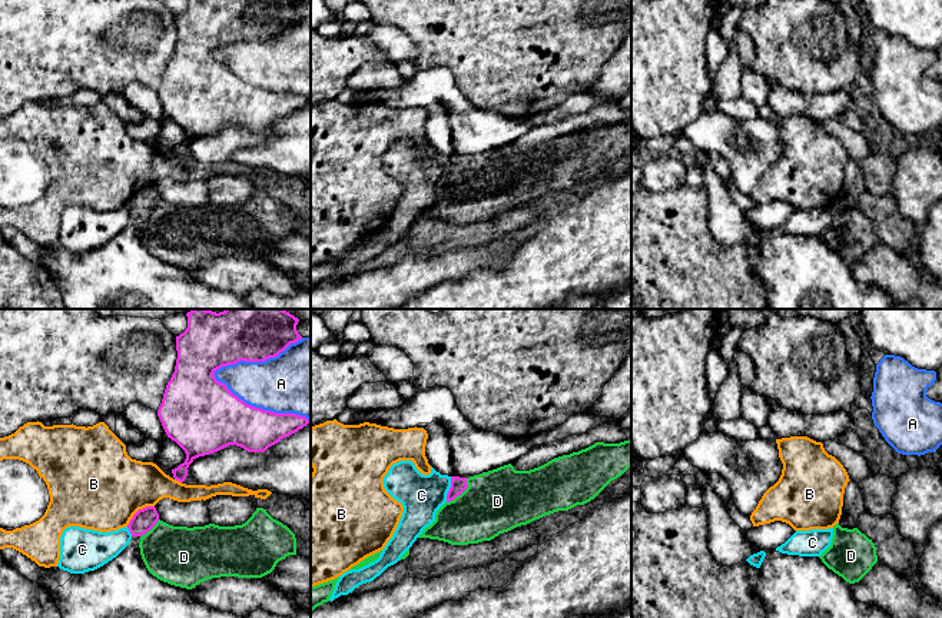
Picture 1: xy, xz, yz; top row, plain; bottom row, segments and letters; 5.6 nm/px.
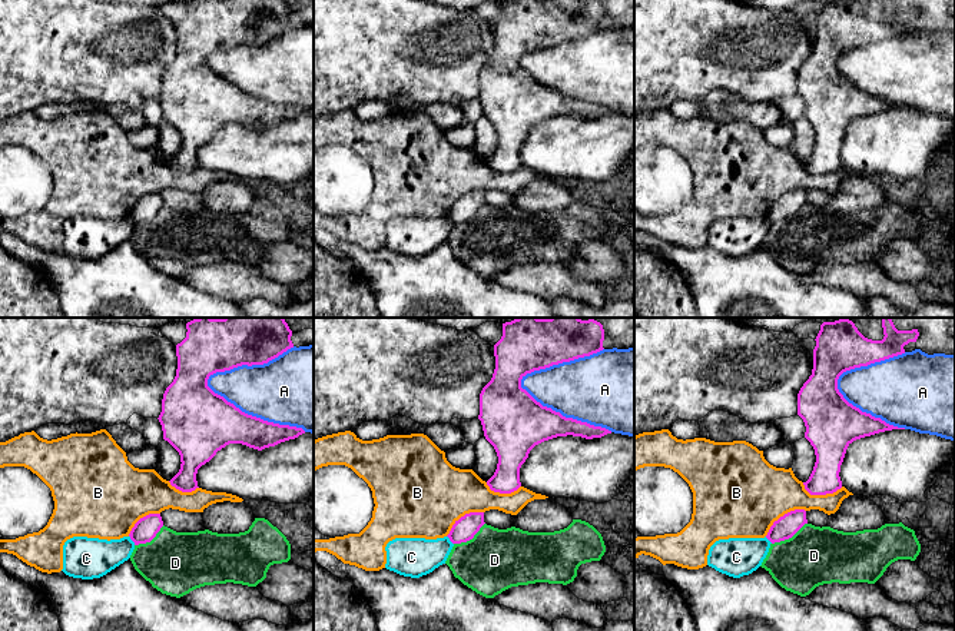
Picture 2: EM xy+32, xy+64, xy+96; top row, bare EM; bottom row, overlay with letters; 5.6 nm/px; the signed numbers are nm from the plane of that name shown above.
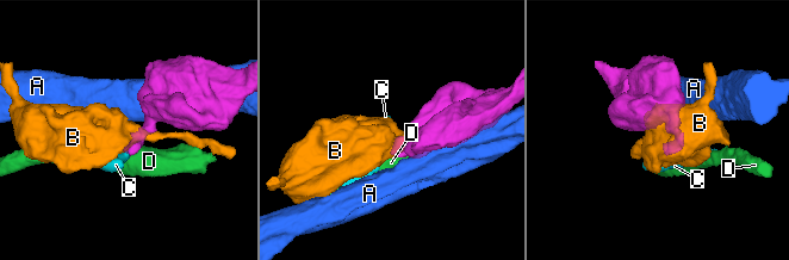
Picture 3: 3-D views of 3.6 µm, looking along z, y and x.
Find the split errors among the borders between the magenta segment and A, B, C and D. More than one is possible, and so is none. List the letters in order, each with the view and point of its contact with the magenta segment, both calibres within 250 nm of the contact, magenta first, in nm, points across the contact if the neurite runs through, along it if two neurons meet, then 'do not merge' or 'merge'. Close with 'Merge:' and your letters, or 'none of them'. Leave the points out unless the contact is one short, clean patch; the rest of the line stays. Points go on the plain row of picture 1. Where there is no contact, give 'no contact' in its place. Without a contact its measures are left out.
A: xy (259, 87) | 340/360 nm | do not merge
B: xy (138, 190) | 120/480 nm | do not merge
C: xz (450, 169) | 90/240 nm | along xz (451, 156), (445, 180) | do not merge
D: xz (461, 172) | 90/360 nm | along xz (468, 158), (467, 166), (447, 182) | do not merge
Merge: none of them

